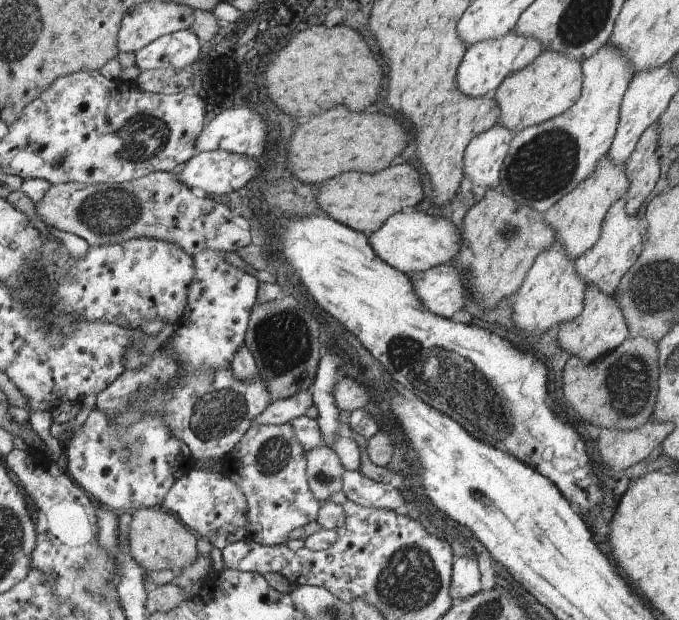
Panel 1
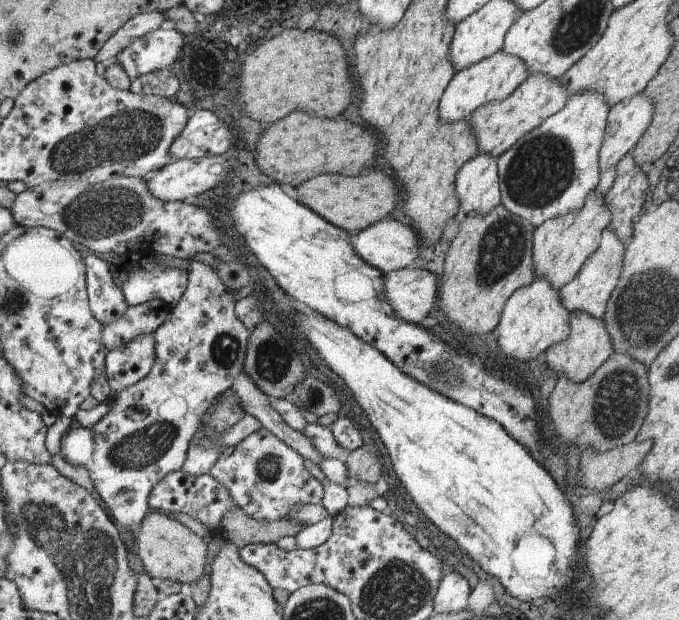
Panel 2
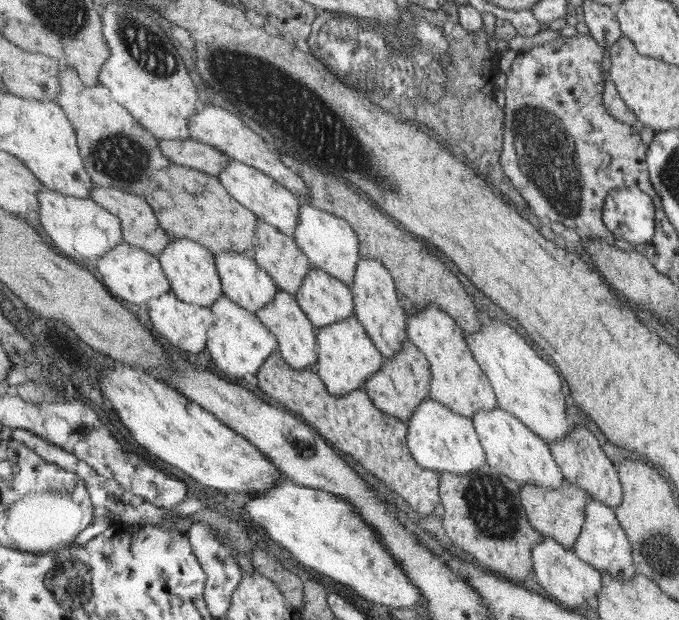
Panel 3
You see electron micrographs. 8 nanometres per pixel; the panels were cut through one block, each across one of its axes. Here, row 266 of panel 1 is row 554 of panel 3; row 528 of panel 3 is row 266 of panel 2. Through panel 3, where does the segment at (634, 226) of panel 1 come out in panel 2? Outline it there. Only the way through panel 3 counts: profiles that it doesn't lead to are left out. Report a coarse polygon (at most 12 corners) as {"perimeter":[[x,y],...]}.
{"perimeter":[[607,227],[600,248],[561,290],[571,311],[604,318],[627,247]]}

